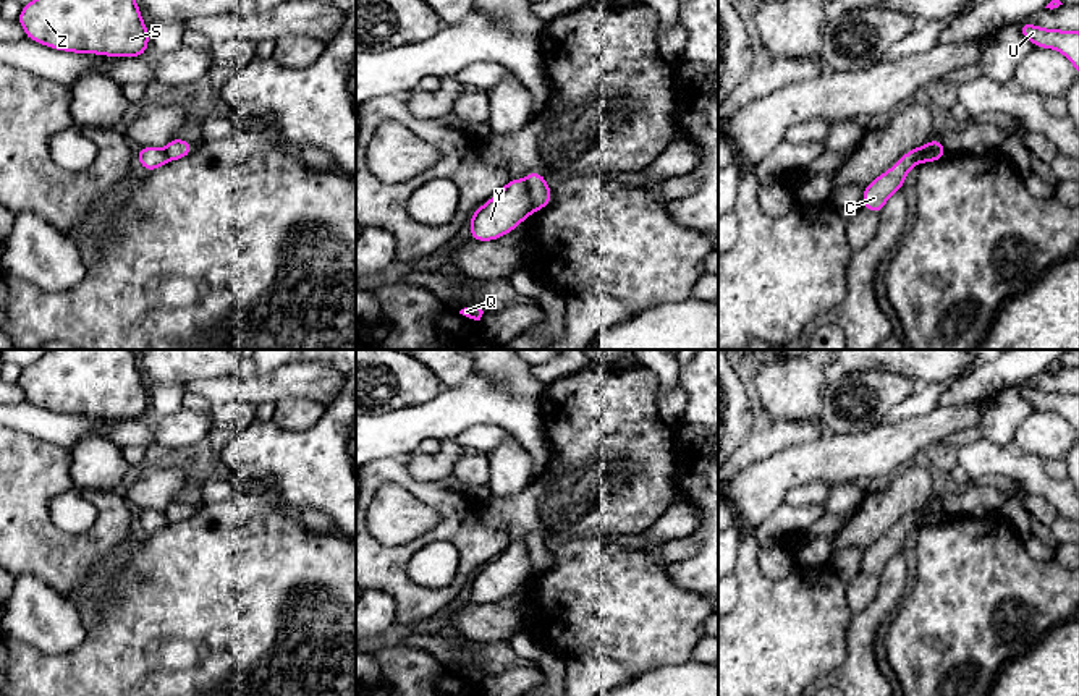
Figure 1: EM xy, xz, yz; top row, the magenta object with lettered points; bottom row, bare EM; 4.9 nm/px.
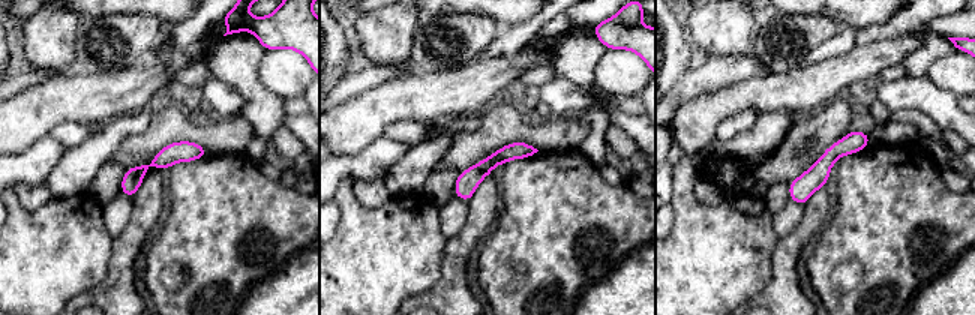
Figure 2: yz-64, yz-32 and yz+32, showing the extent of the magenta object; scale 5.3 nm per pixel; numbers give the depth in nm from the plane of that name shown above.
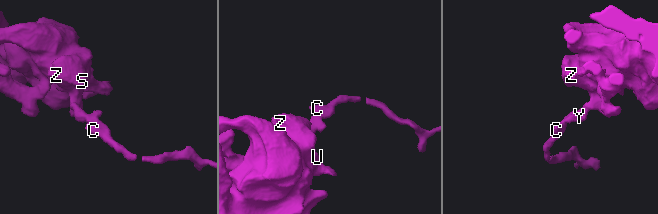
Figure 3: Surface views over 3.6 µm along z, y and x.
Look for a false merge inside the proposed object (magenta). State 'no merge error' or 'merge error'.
merge error

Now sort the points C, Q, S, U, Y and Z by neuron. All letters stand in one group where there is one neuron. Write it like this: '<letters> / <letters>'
C / Q S U Y Z

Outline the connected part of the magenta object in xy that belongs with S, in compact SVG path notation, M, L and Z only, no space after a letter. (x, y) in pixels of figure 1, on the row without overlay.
M47 350L36 363L23 367L18 385L26 400L50 411L107 419L142 419L149 410L149 393L131 350Z

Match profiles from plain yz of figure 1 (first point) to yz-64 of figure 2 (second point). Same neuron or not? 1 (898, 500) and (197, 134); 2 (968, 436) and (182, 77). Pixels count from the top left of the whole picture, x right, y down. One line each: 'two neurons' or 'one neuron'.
1: one neuron
2: one neuron

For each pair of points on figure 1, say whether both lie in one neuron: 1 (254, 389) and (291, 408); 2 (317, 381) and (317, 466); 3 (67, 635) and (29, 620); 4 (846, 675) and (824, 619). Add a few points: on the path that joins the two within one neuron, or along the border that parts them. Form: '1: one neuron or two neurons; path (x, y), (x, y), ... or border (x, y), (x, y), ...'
1: two neurons; border (317, 402), (308, 397), (287, 397), (277, 403)
2: two neurons; border (338, 392), (327, 405)
3: one neuron; path (57, 628), (47, 620), (39, 620)
4: two neurons; border (850, 625), (845, 657), (817, 679)

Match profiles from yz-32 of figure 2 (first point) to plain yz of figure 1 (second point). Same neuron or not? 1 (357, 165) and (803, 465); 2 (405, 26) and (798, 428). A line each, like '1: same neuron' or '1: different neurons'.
1: different neurons
2: different neurons

